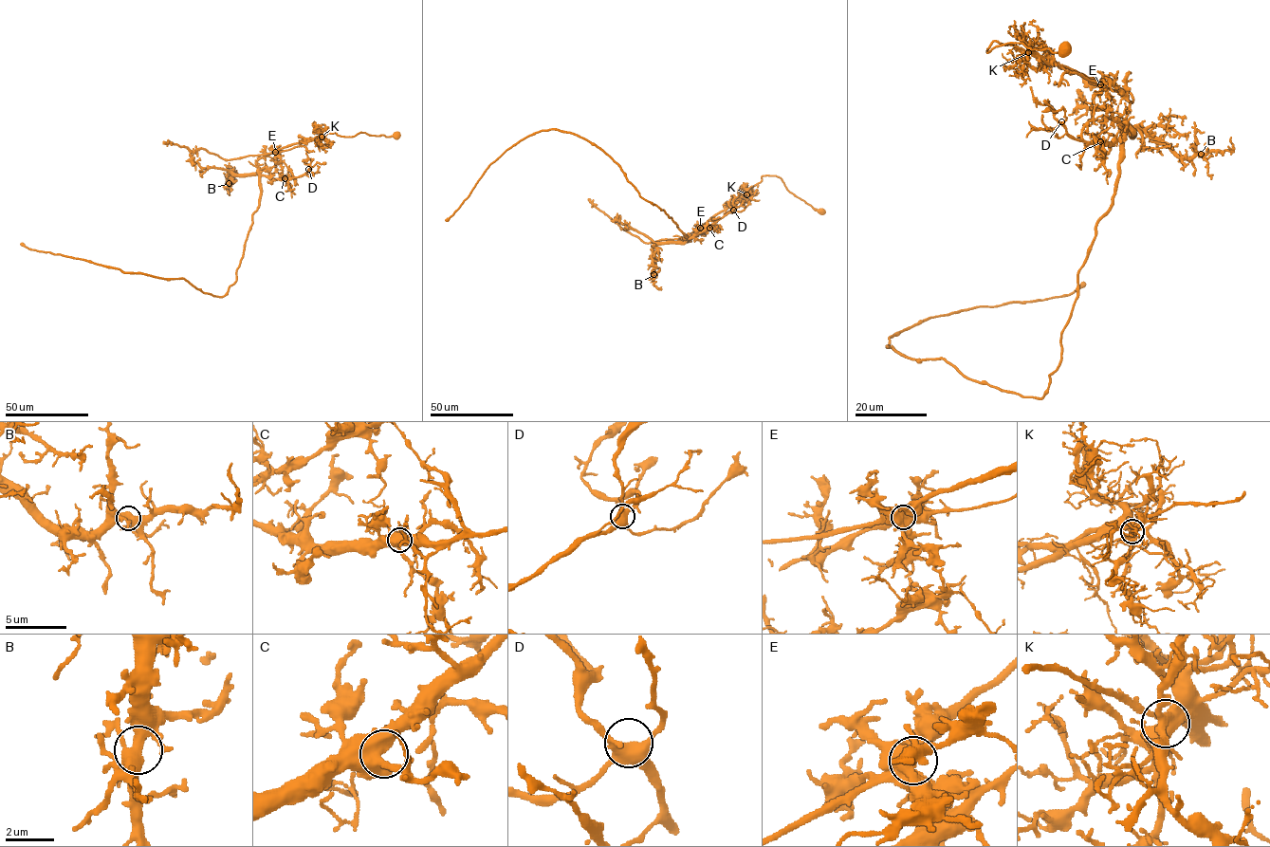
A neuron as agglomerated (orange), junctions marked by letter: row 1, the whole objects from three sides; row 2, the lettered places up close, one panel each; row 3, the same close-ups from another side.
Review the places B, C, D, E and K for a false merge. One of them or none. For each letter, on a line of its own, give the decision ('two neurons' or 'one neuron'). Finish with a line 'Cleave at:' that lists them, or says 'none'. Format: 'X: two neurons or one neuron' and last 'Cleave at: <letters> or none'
B: one neuron
C: one neuron
D: one neuron
E: two neurons
K: one neuron
Cleave at: E

